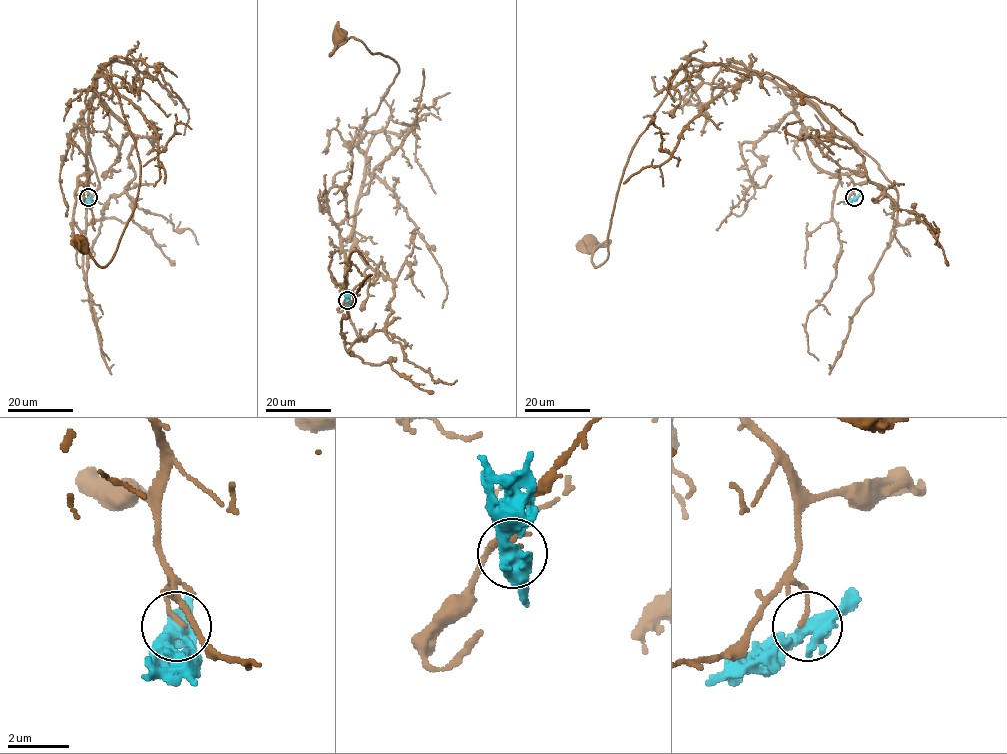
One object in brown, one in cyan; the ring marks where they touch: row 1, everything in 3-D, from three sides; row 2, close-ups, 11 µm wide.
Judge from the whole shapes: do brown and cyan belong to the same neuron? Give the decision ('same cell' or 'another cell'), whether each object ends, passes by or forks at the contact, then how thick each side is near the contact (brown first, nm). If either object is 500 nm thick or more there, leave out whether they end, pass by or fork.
another cell | brown ends | cyan passes by | 140/480 nm

